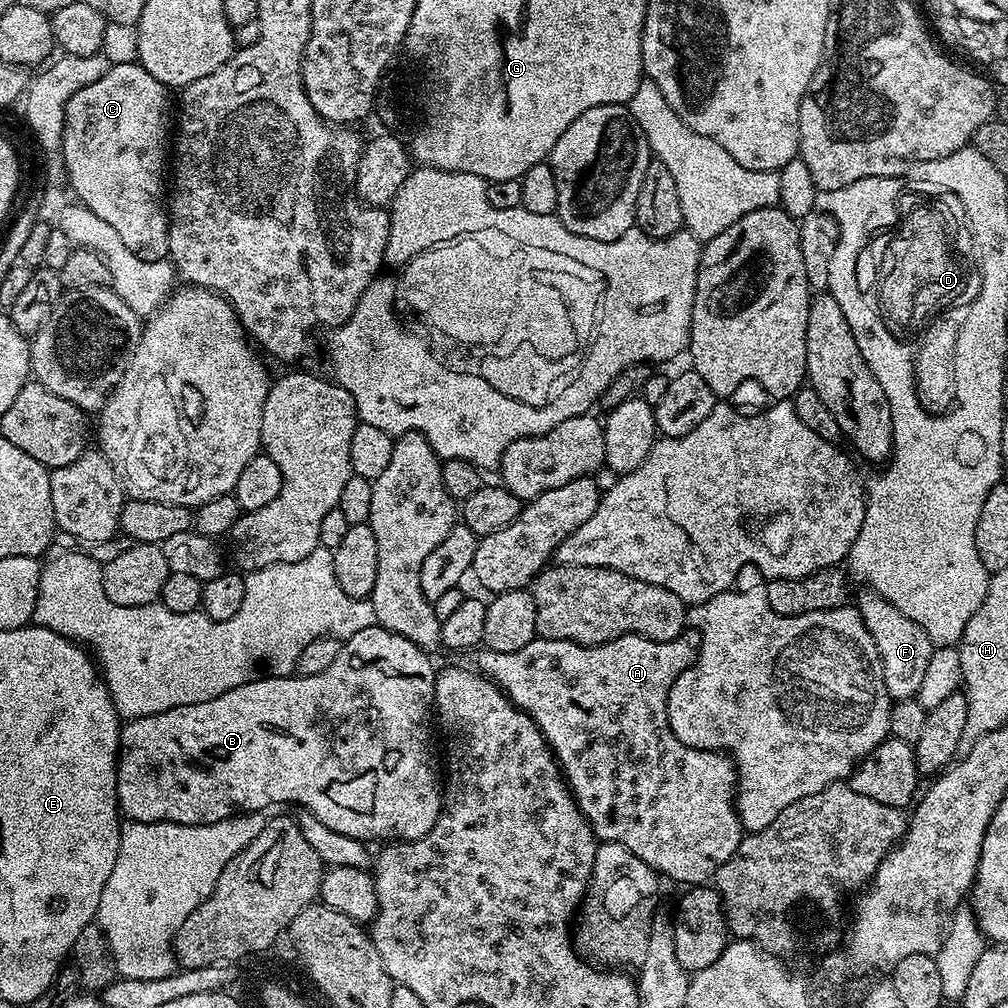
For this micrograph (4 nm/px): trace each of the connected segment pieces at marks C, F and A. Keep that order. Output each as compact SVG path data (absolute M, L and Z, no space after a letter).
M139 63L131 64L113 64L107 74L99 78L96 82L92 82L88 86L82 87L69 100L69 104L65 106L65 130L64 130L64 156L65 170L67 172L67 183L72 183L72 188L77 192L79 203L84 205L94 214L102 218L107 225L111 225L119 237L129 247L130 250L139 253L144 260L163 260L168 256L168 226L170 223L170 212L166 207L166 172L164 176L164 159L170 156L170 132L168 136L168 127L173 127L174 120L168 115L173 115L174 108L168 105L168 96L170 89L162 82L158 82L158 78L154 78L154 74L150 74Z
M864 590L860 601L855 601L854 607L860 611L862 622L866 622L866 630L870 630L870 638L874 638L874 646L878 646L878 654L882 658L882 670L886 690L893 701L910 700L920 695L922 677L926 675L926 665L930 662L930 654L933 644L918 626L918 622L910 622L902 610L890 606L886 598L882 598L877 592Z
M685 631L683 636L670 642L654 642L645 636L623 636L614 638L605 644L575 644L569 640L541 640L539 638L530 641L522 650L513 652L489 652L480 650L475 653L475 667L483 675L487 676L512 700L512 705L520 711L531 716L532 721L538 726L538 730L546 738L546 742L556 754L556 761L560 763L560 771L564 779L568 781L568 789L572 797L576 799L576 805L582 810L582 814L592 825L592 833L596 835L597 841L609 844L621 844L630 850L646 866L650 866L661 877L669 876L677 880L683 886L704 886L715 877L716 871L725 864L738 850L740 841L746 833L740 825L740 816L736 812L736 789L738 777L736 775L736 763L731 755L720 750L709 750L707 748L687 748L684 743L674 734L674 730L668 721L668 699L670 690L682 674L696 660L696 654L700 651L700 638L695 631Z

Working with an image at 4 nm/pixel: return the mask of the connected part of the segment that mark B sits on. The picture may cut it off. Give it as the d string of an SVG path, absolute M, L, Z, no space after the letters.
M373 626L366 630L358 630L349 640L343 641L340 645L338 658L322 674L313 676L269 676L261 675L259 680L251 680L242 686L234 686L234 690L226 690L226 694L218 694L218 698L210 698L206 702L194 702L190 706L174 706L174 710L162 710L162 714L150 714L149 716L138 716L135 720L129 720L122 728L122 751L118 757L118 767L116 770L116 798L120 805L120 811L129 821L146 822L147 824L157 824L159 820L174 822L175 824L213 824L222 822L226 818L245 812L264 812L271 804L296 804L300 808L310 810L318 818L318 822L326 822L330 830L338 830L338 834L346 834L355 840L373 842L372 840L384 839L384 842L403 842L406 840L421 840L434 826L434 822L440 817L440 806L442 803L442 776L436 773L436 760L432 757L432 736L428 733L428 719L431 721L434 716L434 686L436 685L437 669L432 668L432 660L425 649L418 647L410 638L402 638L402 634L394 634L390 630Z

